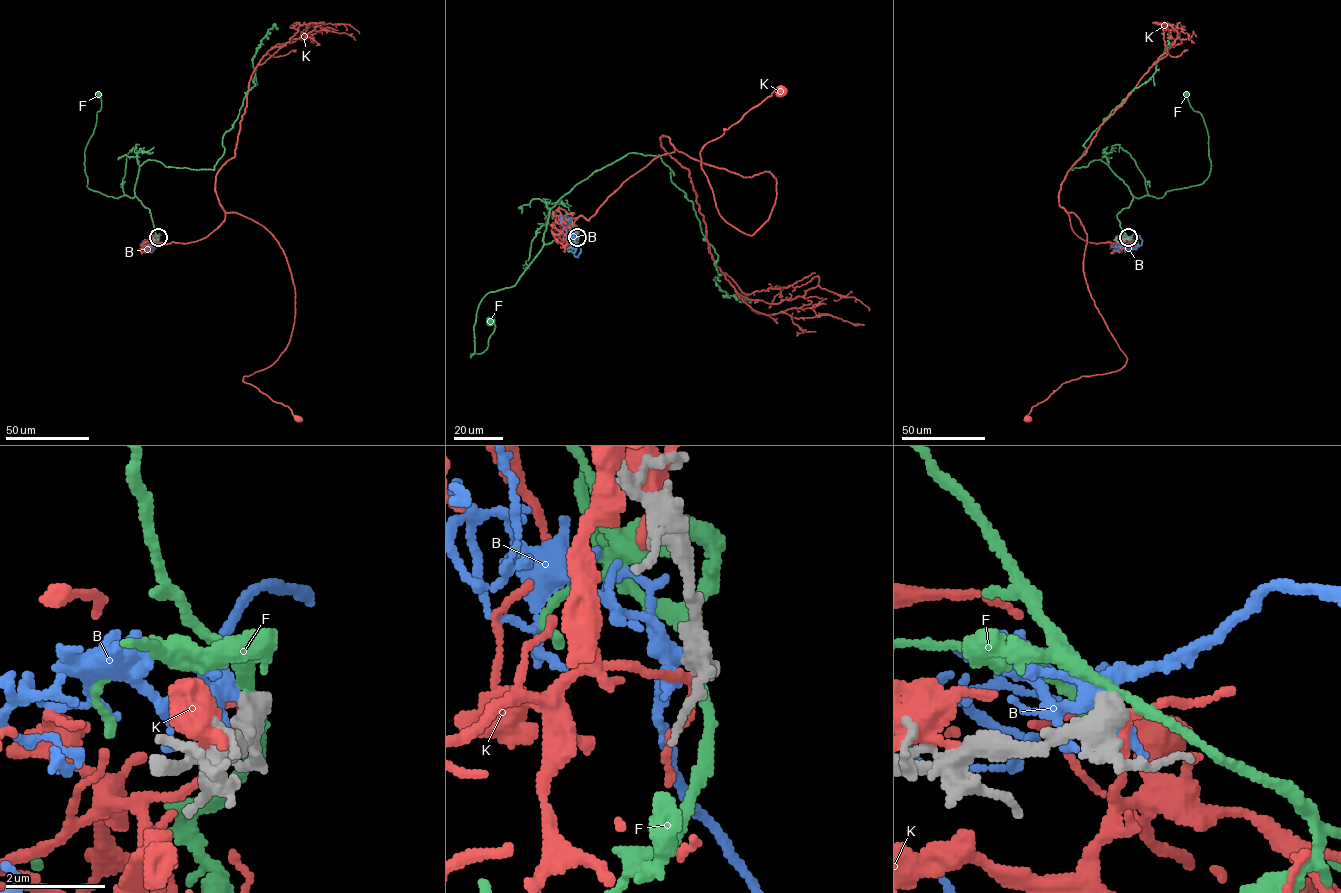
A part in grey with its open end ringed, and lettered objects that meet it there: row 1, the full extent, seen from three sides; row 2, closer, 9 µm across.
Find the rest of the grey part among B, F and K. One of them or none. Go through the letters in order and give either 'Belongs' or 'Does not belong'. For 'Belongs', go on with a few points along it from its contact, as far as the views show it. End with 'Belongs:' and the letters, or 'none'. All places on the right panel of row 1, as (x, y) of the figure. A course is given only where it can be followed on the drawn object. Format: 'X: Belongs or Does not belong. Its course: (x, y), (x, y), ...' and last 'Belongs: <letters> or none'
B: Belongs. Its course: (1128, 237), (1138, 234), (1142, 244), (1131, 249), (1116, 241)
F: Does not belong
K: Does not belong
Belongs: B

